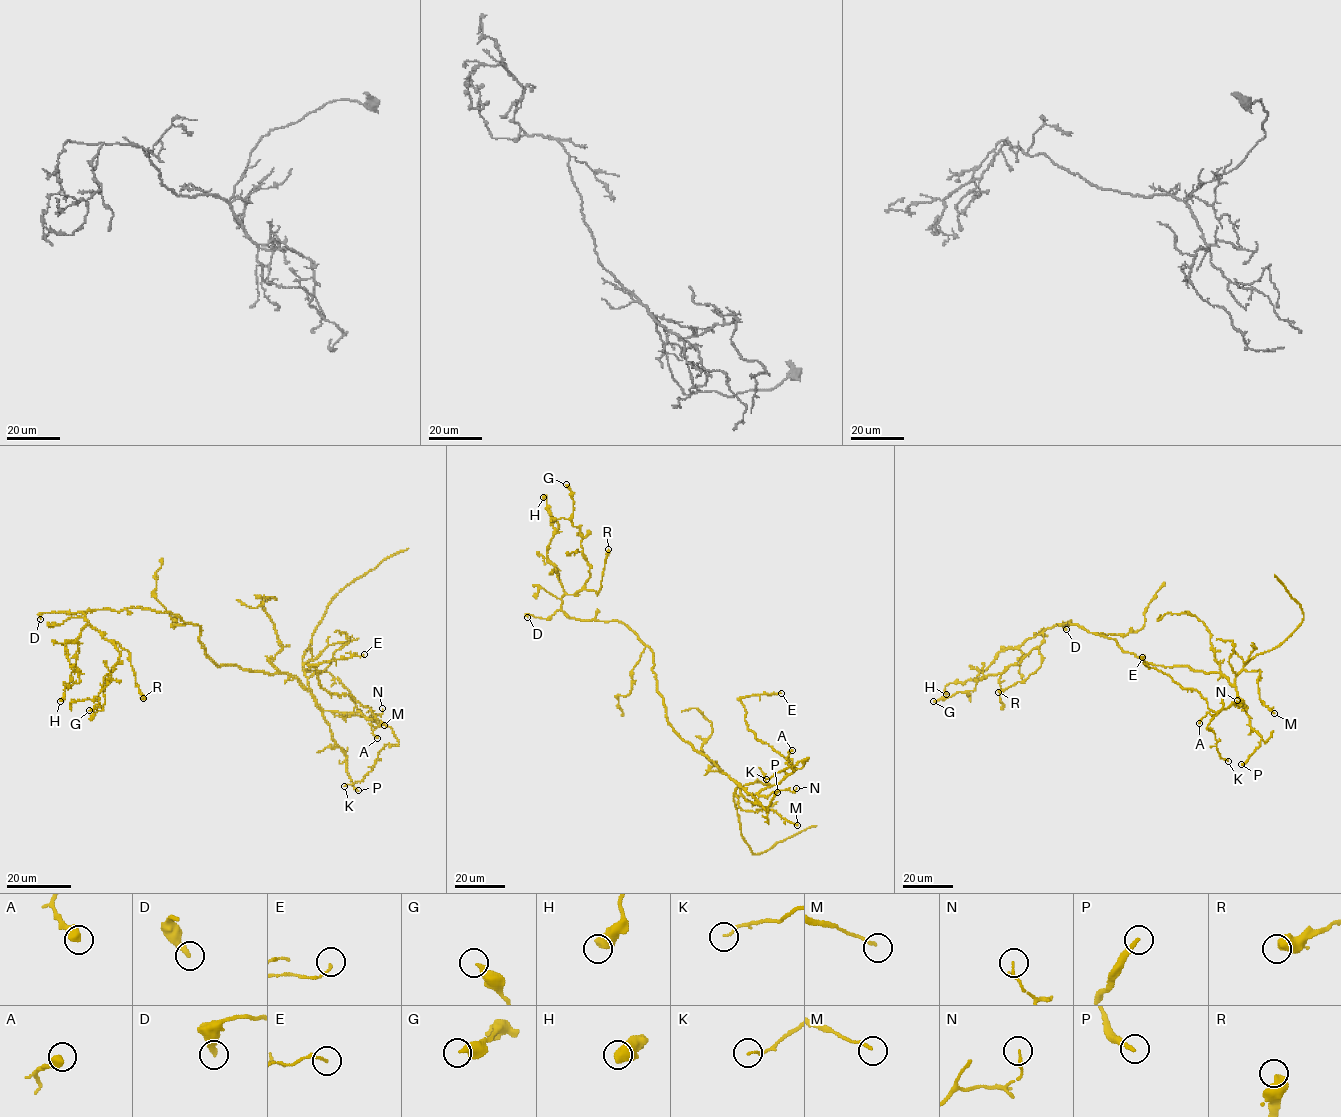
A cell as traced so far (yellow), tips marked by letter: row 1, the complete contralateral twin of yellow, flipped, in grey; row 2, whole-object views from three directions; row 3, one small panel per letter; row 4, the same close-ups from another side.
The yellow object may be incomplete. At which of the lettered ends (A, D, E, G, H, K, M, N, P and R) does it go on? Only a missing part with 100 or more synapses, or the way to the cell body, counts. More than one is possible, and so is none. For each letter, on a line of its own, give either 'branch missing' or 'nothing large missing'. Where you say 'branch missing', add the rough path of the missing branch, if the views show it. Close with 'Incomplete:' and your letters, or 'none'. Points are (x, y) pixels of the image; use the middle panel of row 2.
A: nothing large missing
D: nothing large missing
E: nothing large missing
G: nothing large missing
H: nothing large missing
K: nothing large missing
M: nothing large missing
N: nothing large missing
P: nothing large missing
R: nothing large missing
Incomplete: none

